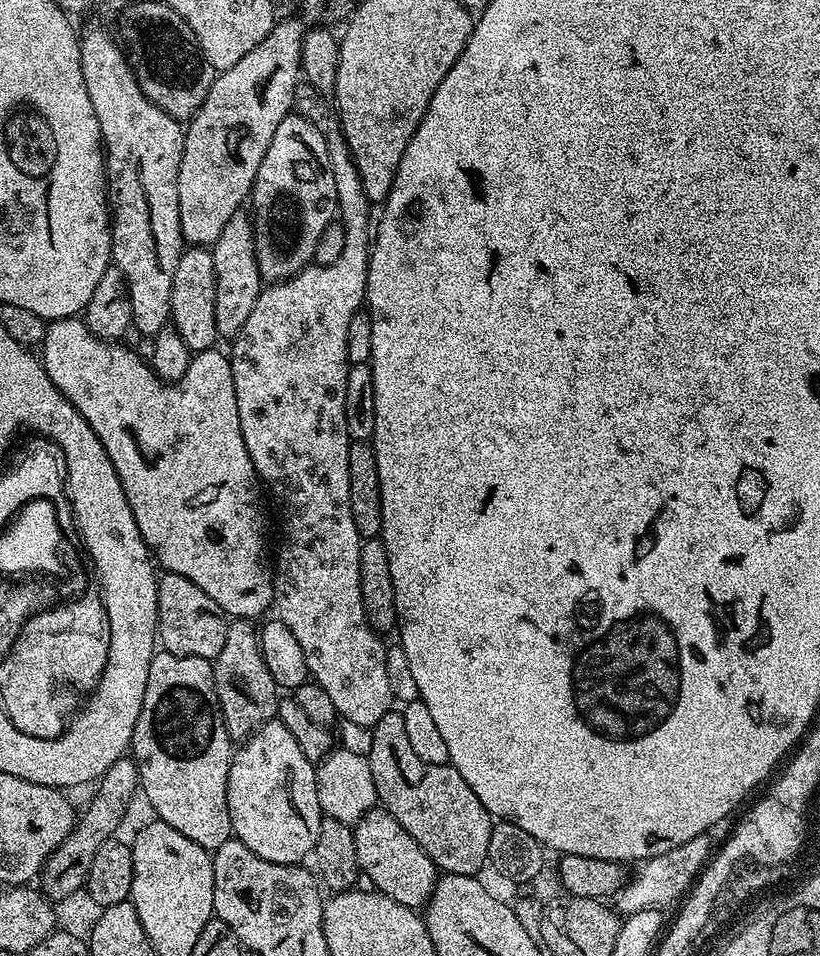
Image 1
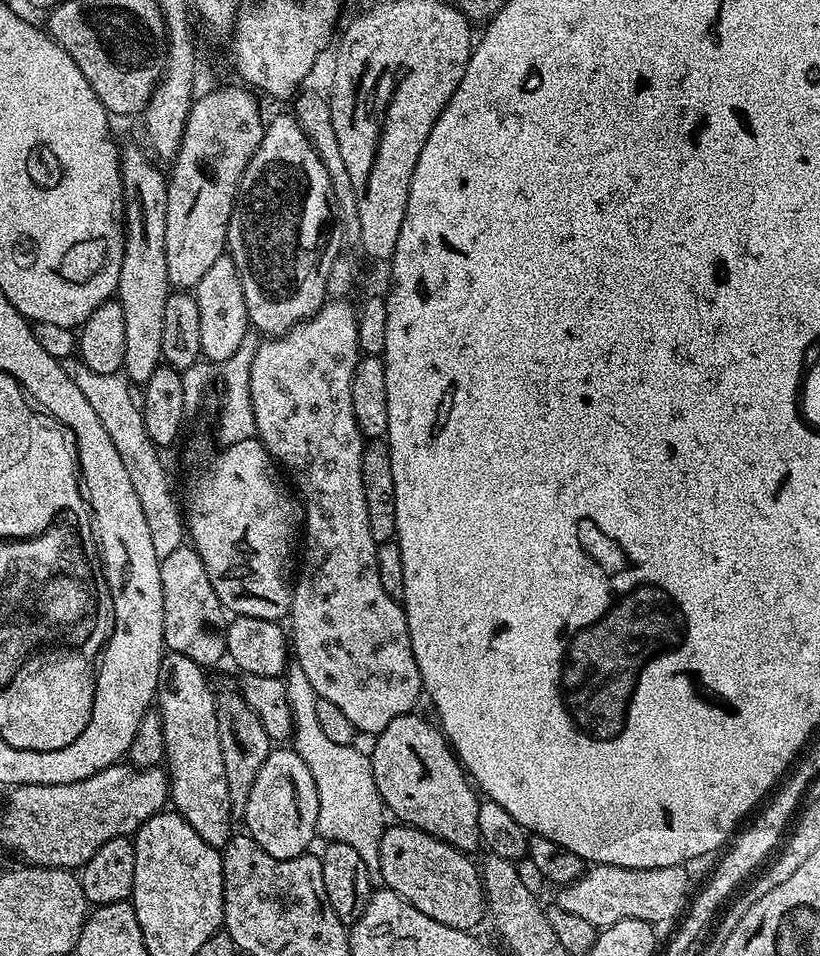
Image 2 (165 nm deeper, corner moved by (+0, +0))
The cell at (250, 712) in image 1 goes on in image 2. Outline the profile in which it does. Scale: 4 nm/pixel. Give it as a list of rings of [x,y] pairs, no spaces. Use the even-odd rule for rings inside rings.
[[[239,691],[220,692],[216,698],[216,717],[218,718],[218,738],[222,742],[222,762],[226,766],[226,790],[230,794],[233,813],[243,813],[246,802],[250,798],[250,789],[254,786],[254,778],[258,778],[258,770],[262,770],[262,762],[266,762],[268,753],[274,744],[269,740],[262,722],[254,710],[245,702]]]

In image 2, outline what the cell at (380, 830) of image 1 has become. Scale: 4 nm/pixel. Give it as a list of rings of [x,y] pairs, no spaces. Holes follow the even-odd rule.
[[[399,822],[385,827],[380,843],[380,880],[383,887],[396,892],[404,900],[408,900],[426,918],[434,918],[434,922],[442,922],[442,926],[475,929],[475,924],[486,916],[486,901],[484,899],[484,886],[478,871],[478,864],[472,861],[473,857],[467,852],[460,852],[450,846],[445,840],[437,836],[426,834],[422,830],[410,827],[409,824]]]

